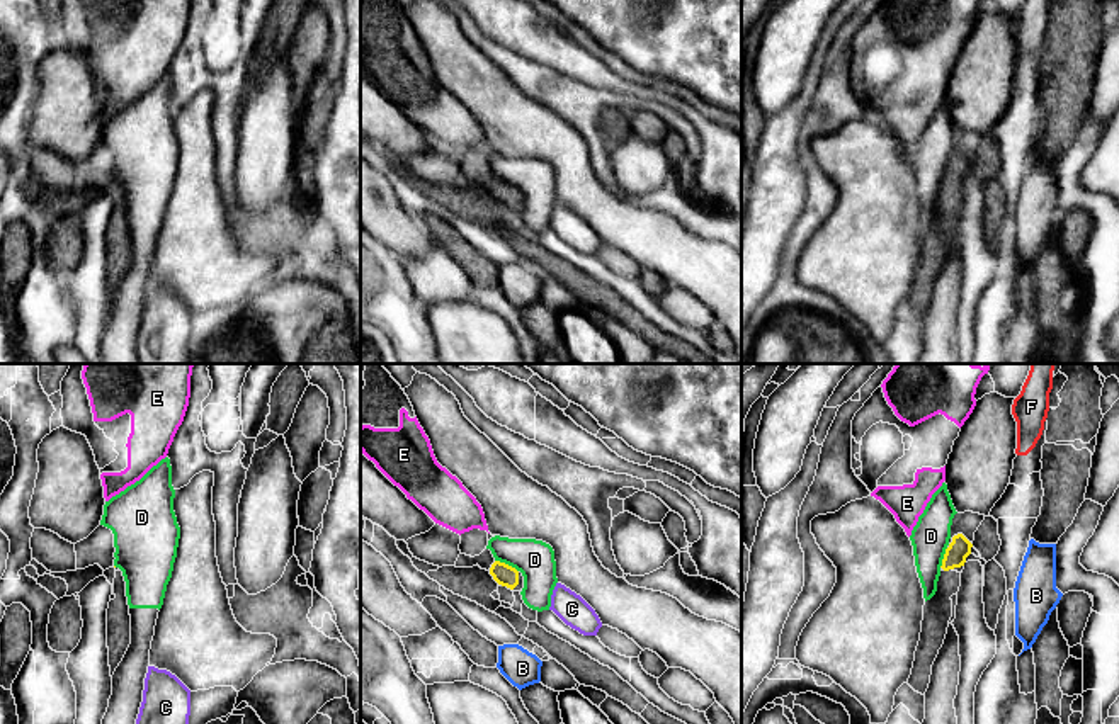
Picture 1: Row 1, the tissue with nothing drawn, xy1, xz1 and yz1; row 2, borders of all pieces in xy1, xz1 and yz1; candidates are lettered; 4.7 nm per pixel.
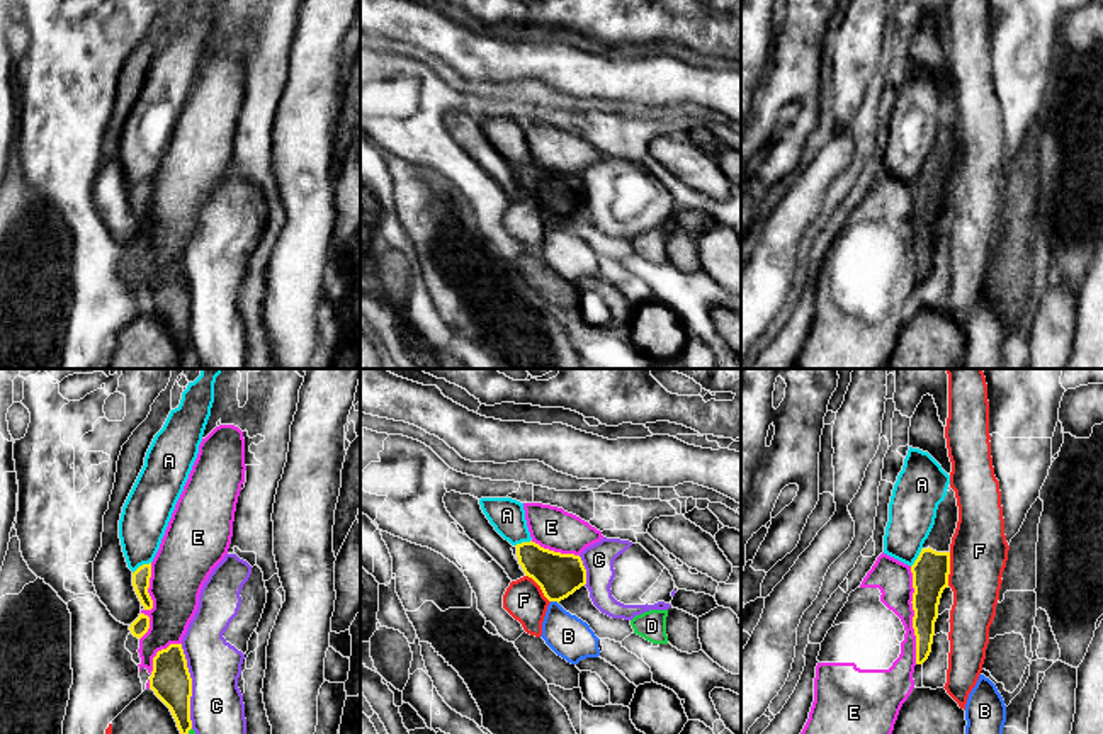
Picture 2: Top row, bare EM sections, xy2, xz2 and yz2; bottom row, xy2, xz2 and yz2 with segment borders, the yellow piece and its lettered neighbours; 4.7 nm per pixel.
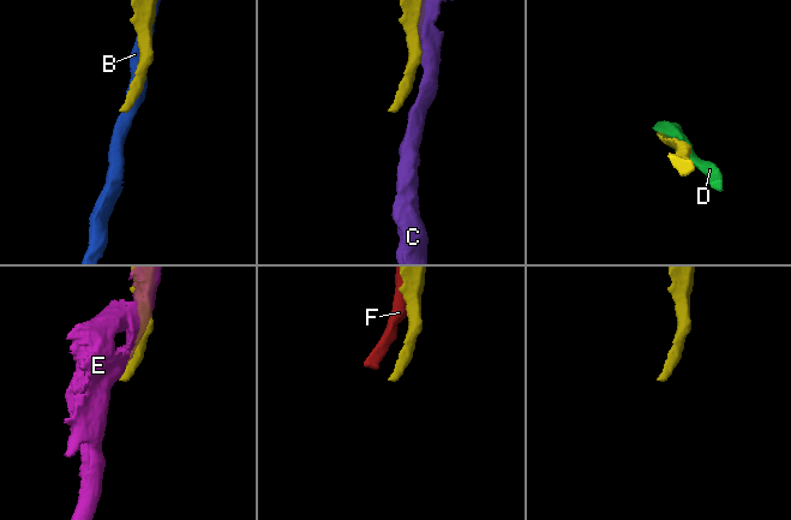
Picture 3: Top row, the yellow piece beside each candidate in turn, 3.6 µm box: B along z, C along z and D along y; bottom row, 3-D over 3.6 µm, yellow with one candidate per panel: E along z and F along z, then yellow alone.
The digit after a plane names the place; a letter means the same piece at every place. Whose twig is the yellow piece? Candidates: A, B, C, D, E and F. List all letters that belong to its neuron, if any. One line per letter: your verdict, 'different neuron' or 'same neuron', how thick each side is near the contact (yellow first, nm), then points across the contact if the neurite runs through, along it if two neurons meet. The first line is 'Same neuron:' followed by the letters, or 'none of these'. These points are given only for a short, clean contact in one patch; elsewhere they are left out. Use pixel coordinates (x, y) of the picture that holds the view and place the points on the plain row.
Same neuron: none of these
A: different neuron; 80 nm thick on the yellow side, 220 nm on the other; border along xy2 (150, 180), (133, 192)
B: different neuron; 200 nm thick on the yellow side, 200 nm on the other; border along xz2 (551, 220), (558, 223)
C: different neuron; 190 nm thick on the yellow side, 260 nm on the other
D: different neuron; 100 nm thick on the yellow side, 180 nm on the other
E: different neuron; 180 nm thick on the yellow side, 170 nm on the other
F: different neuron; 180 nm thick on the yellow side, 280 nm on the other; border along yz2 (950, 172), (947, 204)

